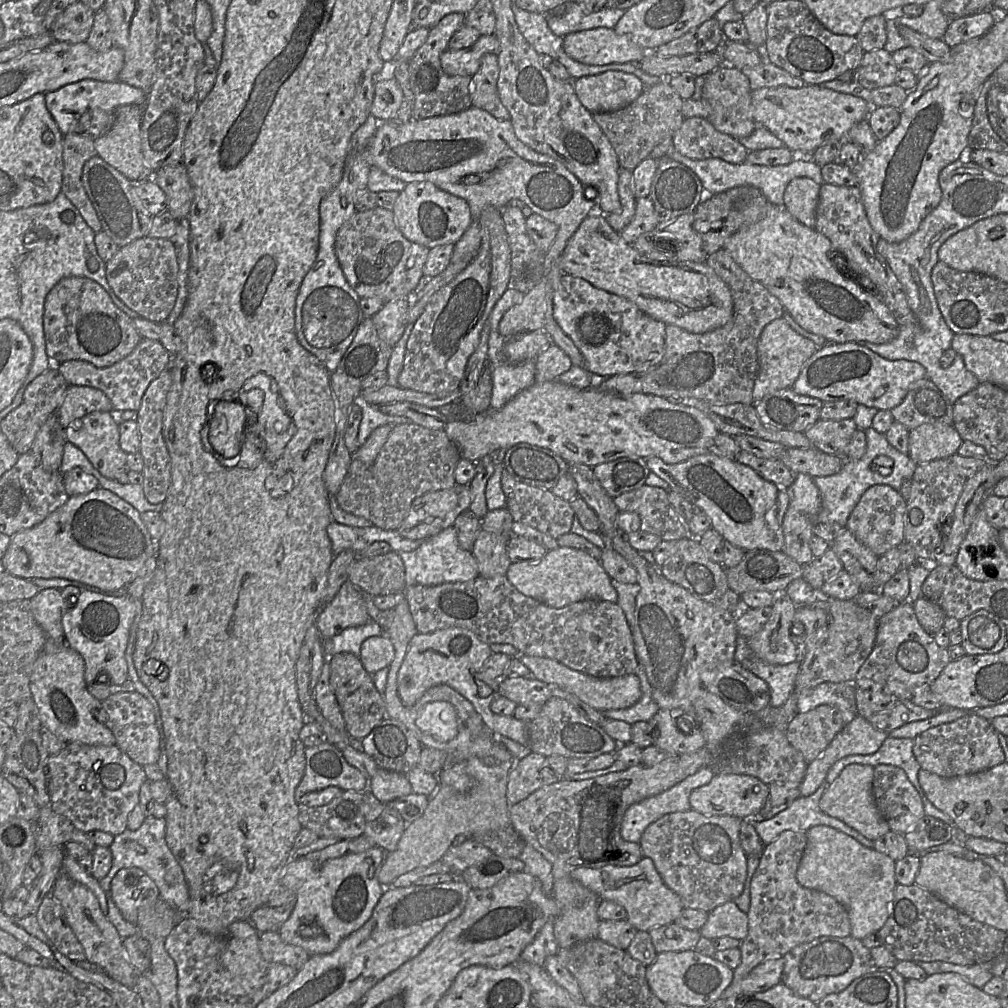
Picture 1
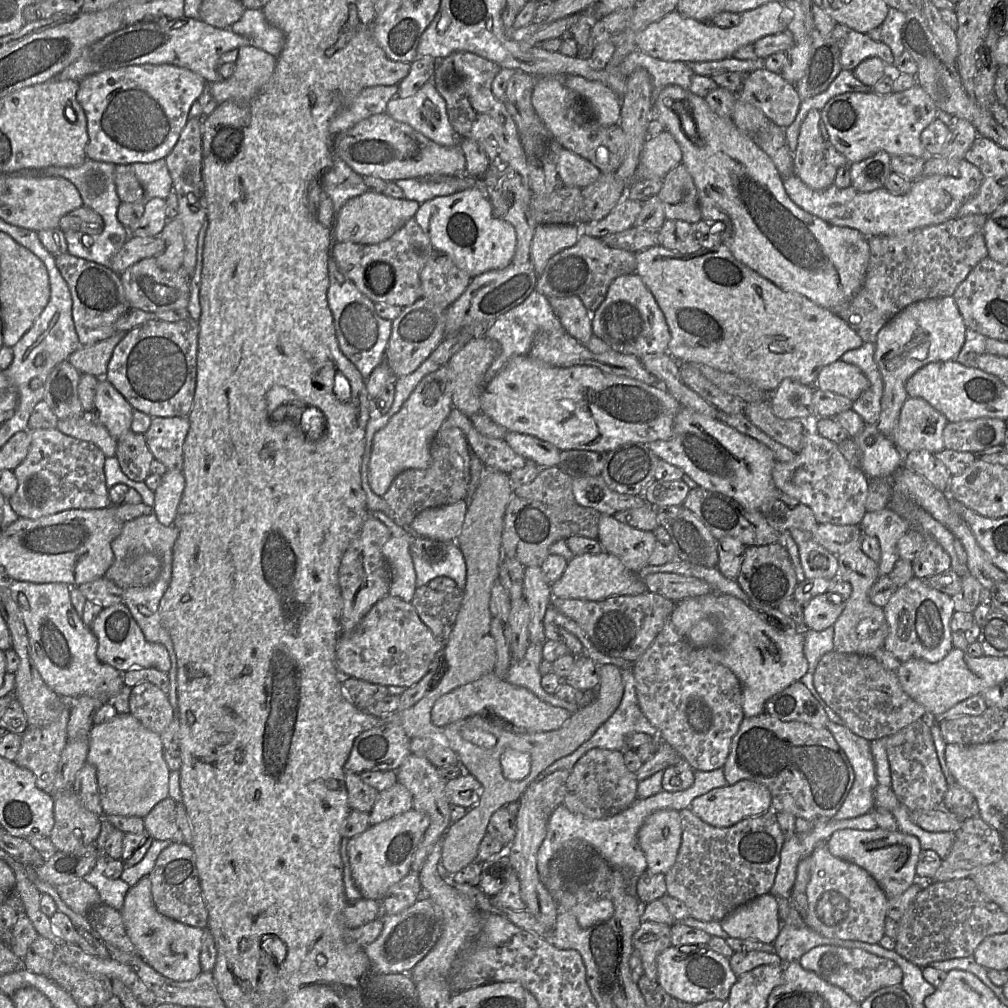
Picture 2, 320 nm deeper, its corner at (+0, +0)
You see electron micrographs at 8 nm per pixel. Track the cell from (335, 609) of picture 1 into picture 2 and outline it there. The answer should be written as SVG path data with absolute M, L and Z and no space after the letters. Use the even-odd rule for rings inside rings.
M388 594L370 608L353 630L341 632L336 665L342 677L408 688L428 673L443 643L424 624L411 602Z

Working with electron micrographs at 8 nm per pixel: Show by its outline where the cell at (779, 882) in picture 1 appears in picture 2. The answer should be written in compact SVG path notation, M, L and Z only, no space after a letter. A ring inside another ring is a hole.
M825 843L817 845L810 857L812 859L812 871L806 889L806 926L829 938L860 941L869 944L879 943L885 935L888 898L877 881L858 865L831 855Z

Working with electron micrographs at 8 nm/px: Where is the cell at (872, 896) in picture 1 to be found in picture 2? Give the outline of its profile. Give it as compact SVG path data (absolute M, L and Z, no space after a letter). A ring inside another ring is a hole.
M841 829L835 831L825 842L830 854L852 862L866 870L881 886L888 899L895 898L918 881L916 865L922 851L917 837L900 830L889 831Z

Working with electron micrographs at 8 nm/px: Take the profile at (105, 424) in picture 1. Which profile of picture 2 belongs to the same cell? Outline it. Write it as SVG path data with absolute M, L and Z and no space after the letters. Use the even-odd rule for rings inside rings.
M105 378L100 379L94 399L94 411L89 413L119 439L131 430L133 408L125 397Z

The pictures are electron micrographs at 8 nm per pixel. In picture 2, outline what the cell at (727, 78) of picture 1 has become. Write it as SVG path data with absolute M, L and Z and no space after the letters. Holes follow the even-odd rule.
M760 67L747 74L736 98L752 104L771 122L788 127L795 120L802 99L795 85L784 80L780 73Z

